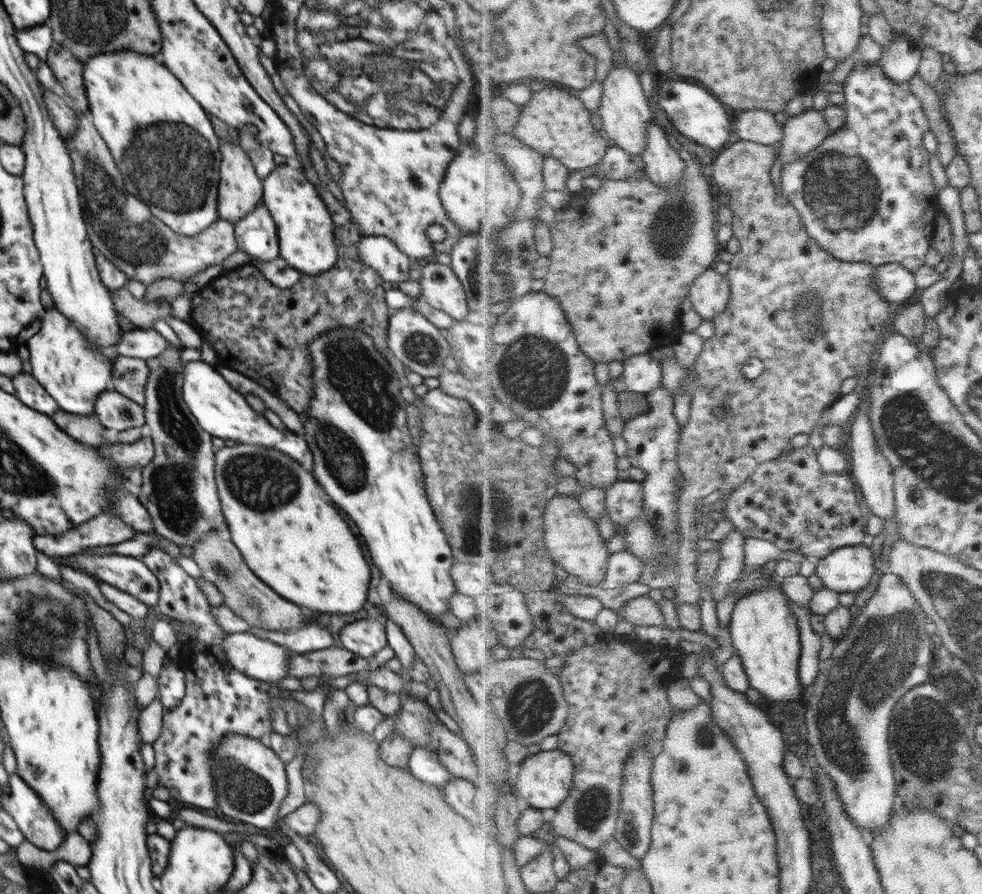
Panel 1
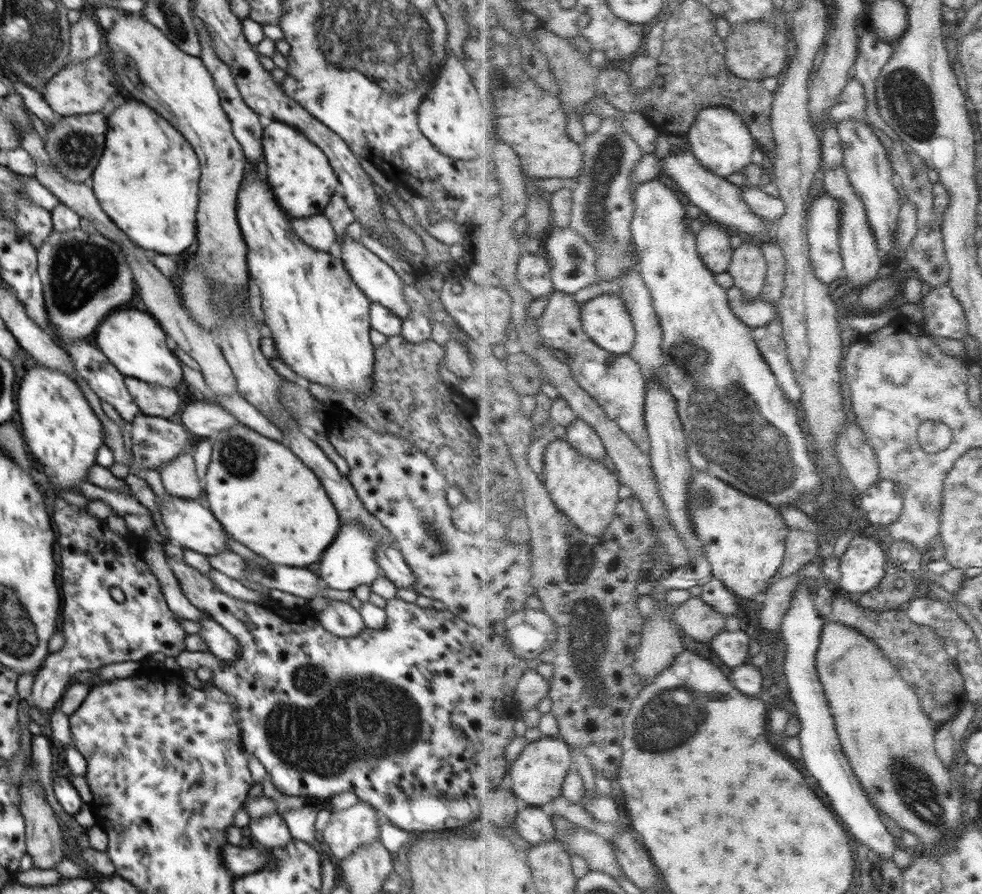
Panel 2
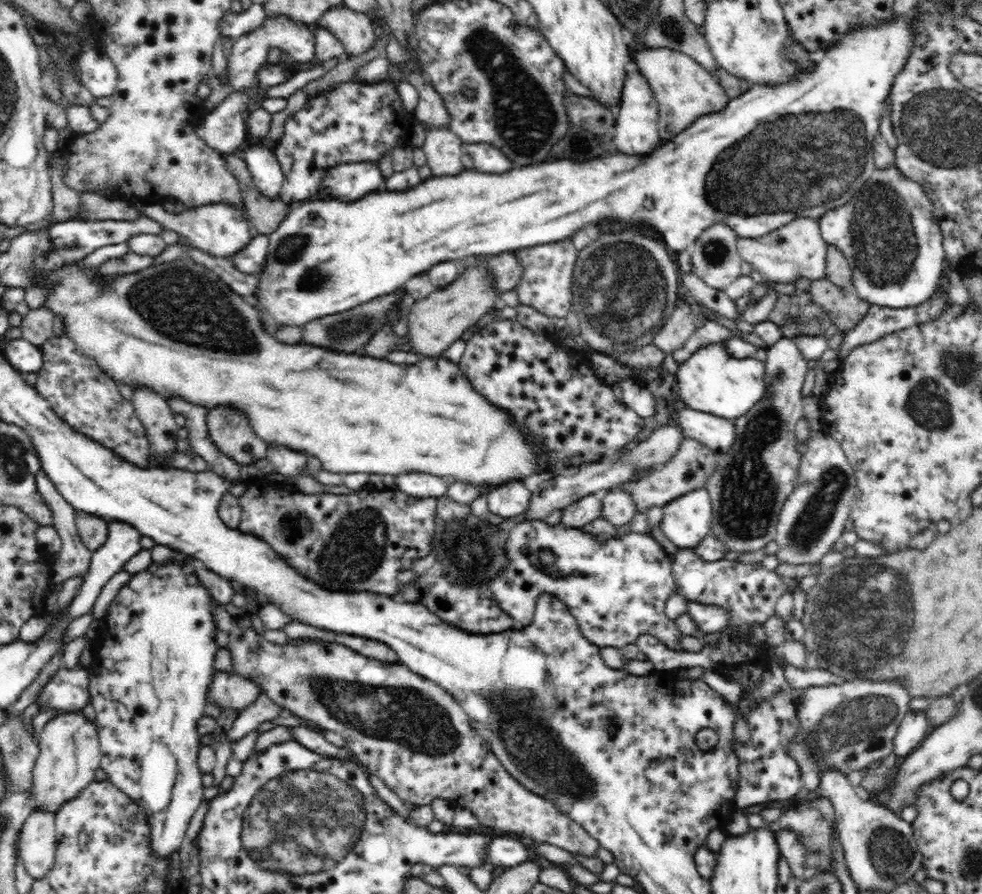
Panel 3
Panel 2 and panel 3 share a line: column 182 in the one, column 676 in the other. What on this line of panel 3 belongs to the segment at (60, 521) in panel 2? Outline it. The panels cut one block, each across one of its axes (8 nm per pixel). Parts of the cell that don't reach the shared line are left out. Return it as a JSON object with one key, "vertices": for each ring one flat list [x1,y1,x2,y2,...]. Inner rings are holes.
{"vertices":[[524,520,514,526,505,542,507,563,503,569,487,584,499,608,508,613,517,626,528,626,533,620,536,598,548,593,568,608,578,621,580,630,590,642,599,647,614,647,635,644,639,636,662,642,673,651,681,650,679,640,685,635,680,633,674,620,665,614,666,600,675,591,673,561,650,534,631,532,623,537,608,538,600,542,587,531,586,526,572,527,558,524,546,524,544,520],[549,548,555,554,552,565,542,565,538,553]]}

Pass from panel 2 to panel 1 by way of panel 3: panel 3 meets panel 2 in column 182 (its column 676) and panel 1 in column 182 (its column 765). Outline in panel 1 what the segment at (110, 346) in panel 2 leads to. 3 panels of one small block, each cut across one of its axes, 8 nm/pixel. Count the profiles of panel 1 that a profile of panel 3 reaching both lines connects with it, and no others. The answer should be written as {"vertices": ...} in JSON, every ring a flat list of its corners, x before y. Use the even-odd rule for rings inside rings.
{"vertices":[[203,361,186,362,183,364,184,382,181,386,184,403,191,410,198,424,210,435,224,440,237,440,242,444,262,445,282,451,294,458,299,464,309,451,304,436,290,430,279,430,272,426,264,414,252,410,246,403,245,396,238,393,226,379,220,375,216,366]]}

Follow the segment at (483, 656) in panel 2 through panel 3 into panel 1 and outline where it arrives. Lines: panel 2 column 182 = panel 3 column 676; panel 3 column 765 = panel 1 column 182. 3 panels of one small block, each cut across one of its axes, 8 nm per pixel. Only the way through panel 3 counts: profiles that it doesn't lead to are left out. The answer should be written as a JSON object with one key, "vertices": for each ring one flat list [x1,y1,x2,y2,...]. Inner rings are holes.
{"vertices":[[148,549,141,558,142,562,156,576,160,585,160,594,156,610,166,614,169,619,190,622,196,626,196,637,190,639,192,648,192,670,196,671,196,682,200,684,200,704,183,698,182,702,170,712,164,712,162,731,152,744,140,742,140,755,146,767,146,773,155,768,159,780,158,786,168,788,170,796,178,802,184,802,214,811,218,809,218,797,214,791,214,771,212,771,212,752,222,738,230,732,262,740,272,729,272,708,282,696,284,710,288,711,295,722,305,717,307,710,300,701,290,697,277,683,267,683,250,678,232,667,228,655,224,655,222,640,229,636,214,621,210,614,211,604,198,587,196,579,186,573,176,562,176,558,162,549]]}

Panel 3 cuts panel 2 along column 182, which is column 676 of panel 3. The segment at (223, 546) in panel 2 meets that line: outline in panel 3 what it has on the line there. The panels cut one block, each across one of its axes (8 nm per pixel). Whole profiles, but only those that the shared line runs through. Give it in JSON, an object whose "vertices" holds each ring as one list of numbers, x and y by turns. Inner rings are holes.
{"vertices":[[702,486,666,503,659,526,677,548,695,548,710,534,712,521,713,503]]}

